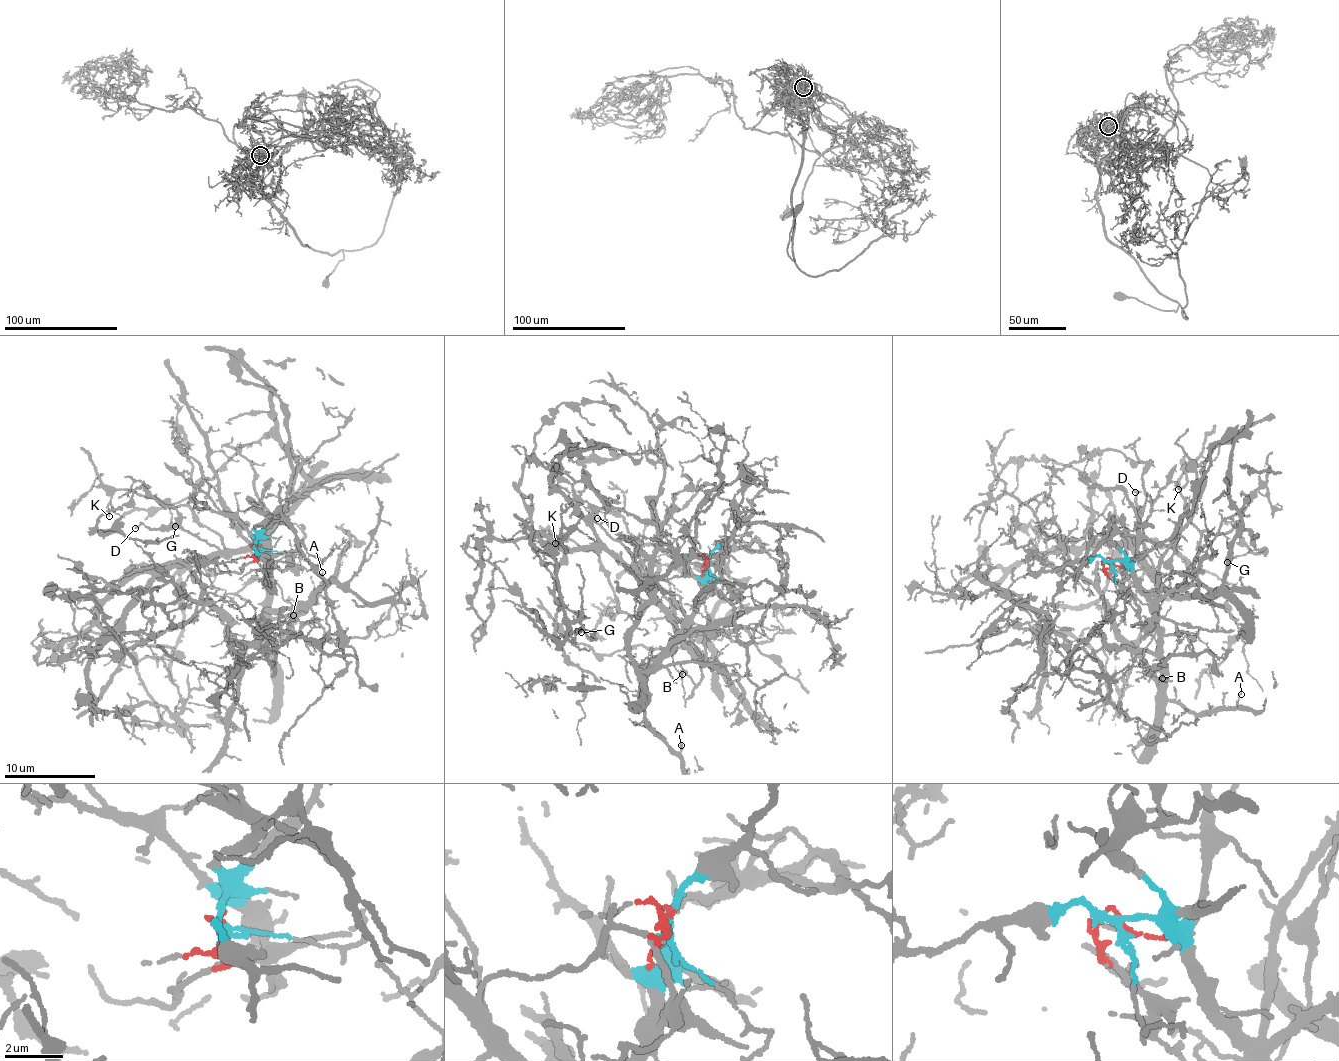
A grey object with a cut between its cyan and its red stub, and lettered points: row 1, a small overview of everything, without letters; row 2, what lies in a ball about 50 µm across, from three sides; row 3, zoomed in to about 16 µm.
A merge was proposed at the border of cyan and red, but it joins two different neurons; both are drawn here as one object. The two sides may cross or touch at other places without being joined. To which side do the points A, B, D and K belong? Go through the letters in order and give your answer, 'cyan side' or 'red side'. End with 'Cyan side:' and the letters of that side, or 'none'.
A: cyan side
B: cyan side
D: red side
K: red side
Cyan side: A, B

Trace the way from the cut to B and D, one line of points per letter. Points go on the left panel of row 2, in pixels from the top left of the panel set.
B: (255, 547), (258, 538), (268, 557), (267, 615), (286, 620), (292, 614)
D: (255, 547), (255, 559), (238, 573), (218, 570), (217, 548), (180, 528), (157, 529), (140, 523), (134, 528)

